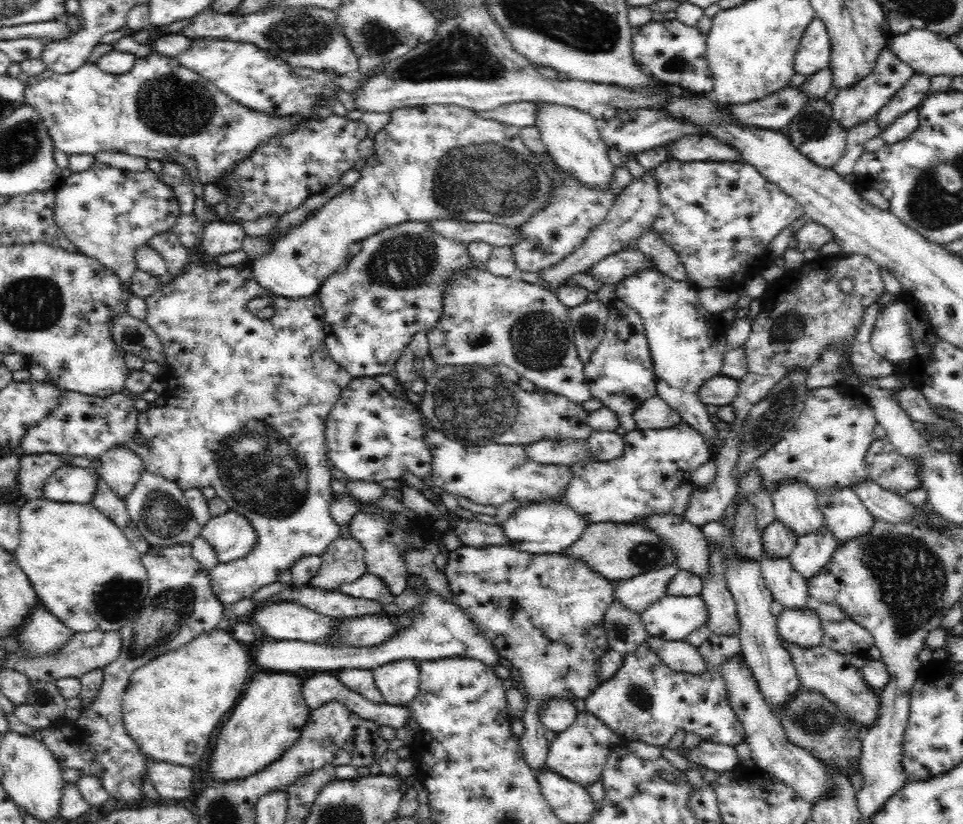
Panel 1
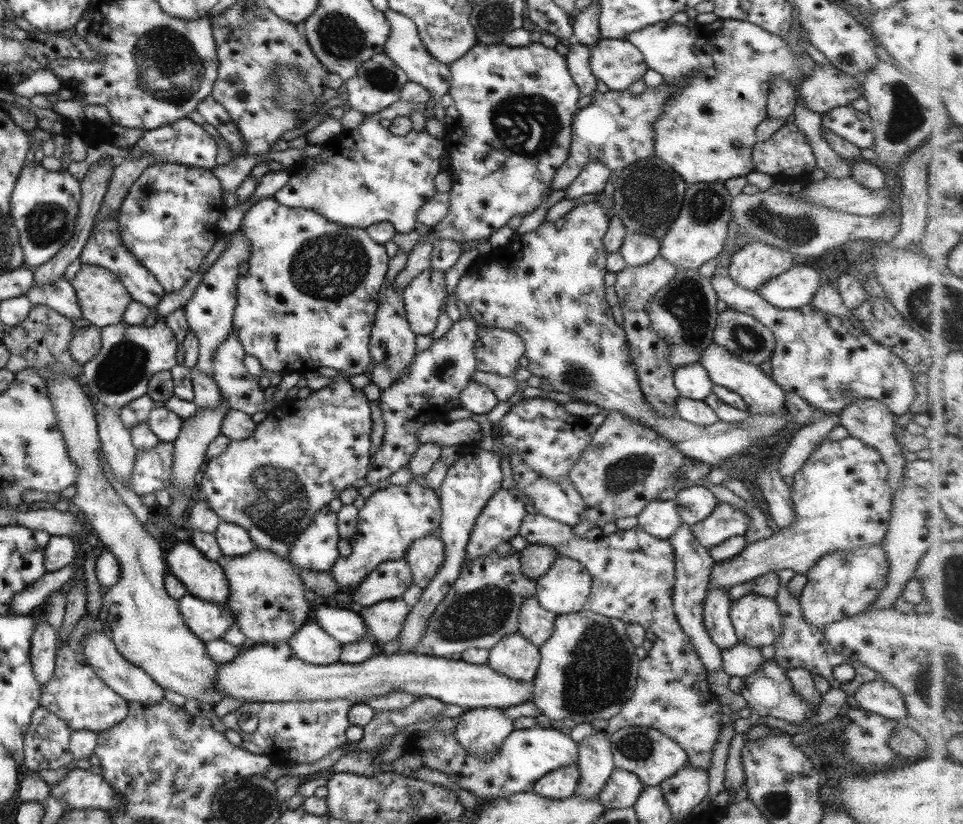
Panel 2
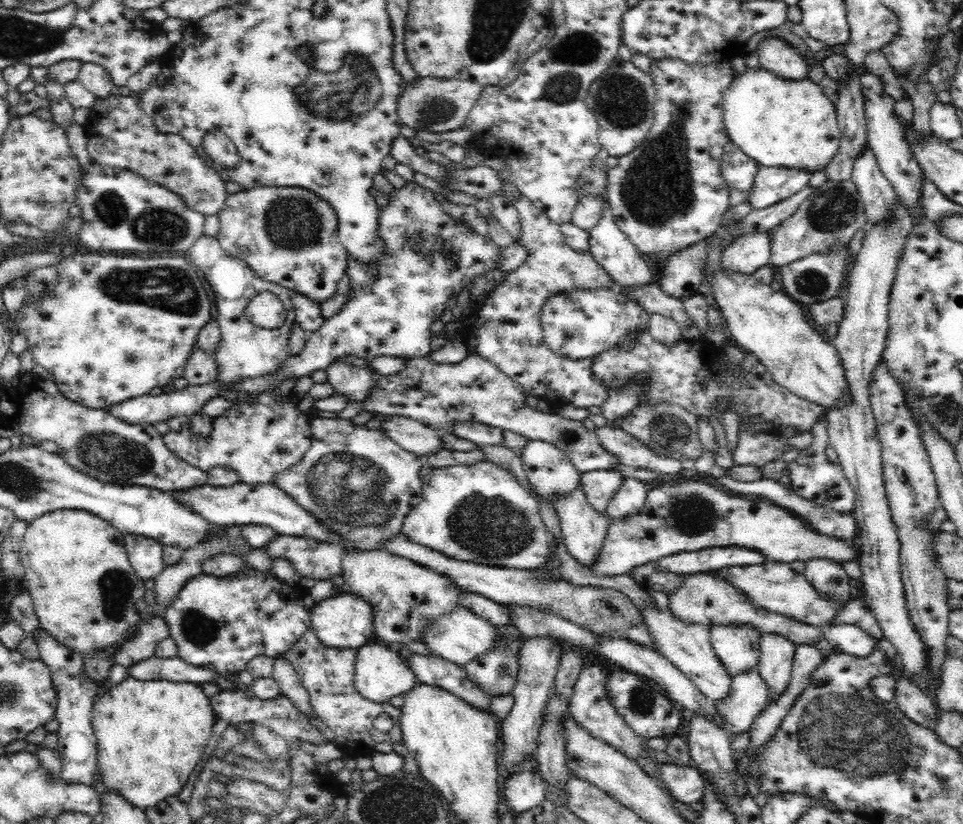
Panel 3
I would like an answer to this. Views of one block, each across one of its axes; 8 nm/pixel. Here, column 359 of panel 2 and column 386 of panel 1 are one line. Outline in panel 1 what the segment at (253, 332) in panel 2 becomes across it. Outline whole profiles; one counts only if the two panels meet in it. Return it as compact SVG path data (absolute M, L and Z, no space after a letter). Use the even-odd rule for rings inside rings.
M404 222L400 225L390 226L374 234L373 236L367 237L362 241L362 250L354 258L350 258L348 266L344 271L336 271L329 274L324 279L324 282L320 285L317 292L318 300L322 301L322 306L325 312L325 325L323 328L325 347L329 357L337 362L342 368L345 368L351 376L356 378L372 377L376 374L390 374L394 370L396 360L400 356L400 352L405 345L410 342L410 337L418 330L424 330L428 332L435 322L438 320L439 314L441 313L441 296L443 295L443 284L445 278L449 277L452 273L461 273L468 267L476 267L478 264L472 262L466 251L466 245L454 243L450 240L440 238L432 230L427 228L423 222Z

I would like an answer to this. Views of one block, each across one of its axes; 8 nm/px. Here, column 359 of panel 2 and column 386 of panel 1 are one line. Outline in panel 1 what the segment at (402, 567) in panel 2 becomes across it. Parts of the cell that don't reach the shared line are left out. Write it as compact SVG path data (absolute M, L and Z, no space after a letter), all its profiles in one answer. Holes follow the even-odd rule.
M370 572L364 574L357 582L343 584L340 592L353 598L378 602L382 606L395 604L397 598L382 578Z

